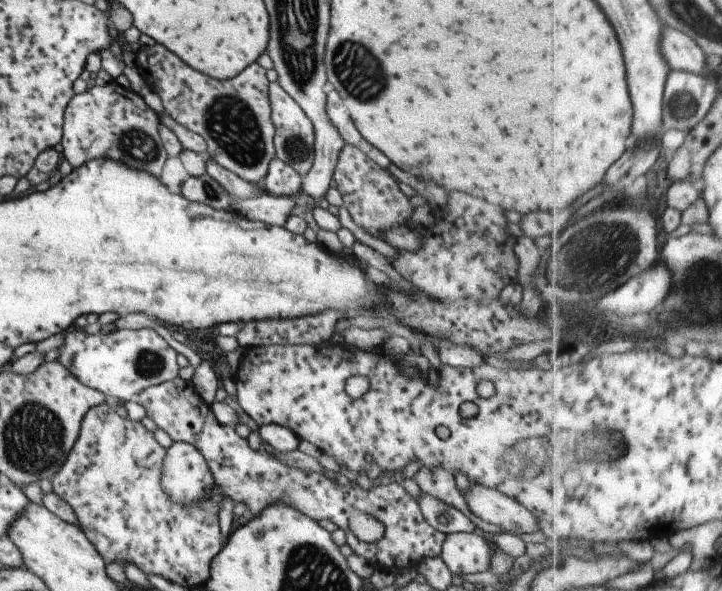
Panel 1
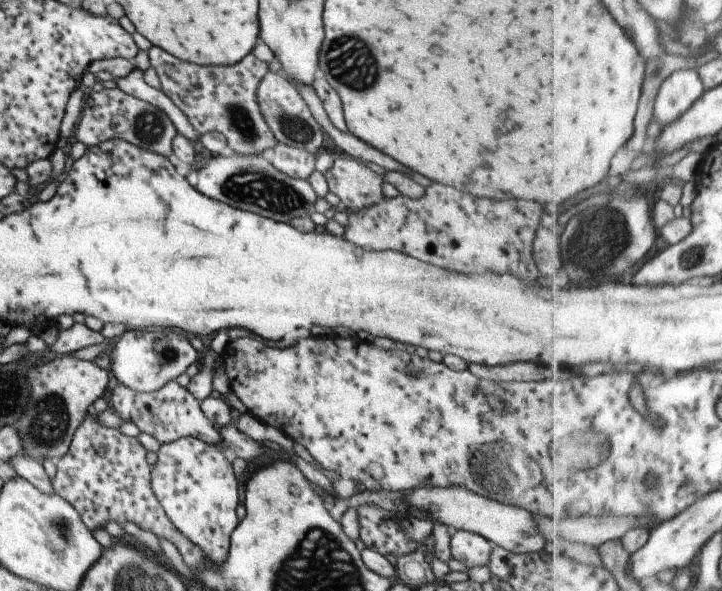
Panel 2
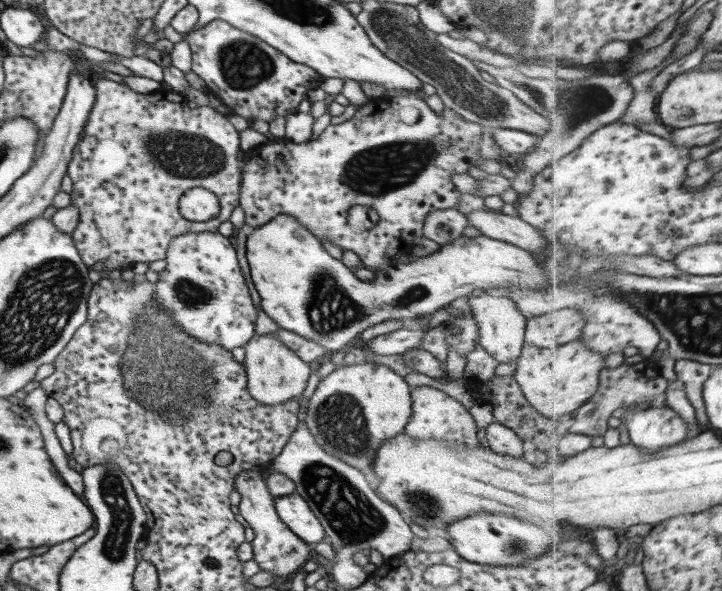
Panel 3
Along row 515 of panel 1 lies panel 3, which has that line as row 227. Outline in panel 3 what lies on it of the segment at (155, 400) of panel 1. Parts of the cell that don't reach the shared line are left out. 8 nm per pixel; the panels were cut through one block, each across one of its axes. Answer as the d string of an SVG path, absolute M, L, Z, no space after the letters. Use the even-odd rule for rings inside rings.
M401 90L399 93L391 94L382 99L364 100L362 103L359 103L357 112L353 114L352 118L336 125L329 123L323 131L317 135L317 138L309 139L299 144L284 139L273 139L247 153L245 165L242 165L243 173L240 178L241 187L239 187L238 206L243 210L244 223L247 227L257 228L257 226L269 222L269 220L276 217L277 214L291 216L291 218L295 218L301 226L305 226L319 242L330 242L342 249L342 251L352 251L357 255L362 266L377 271L381 269L381 267L390 264L392 256L399 252L403 244L412 243L413 239L423 234L423 218L425 218L427 212L439 209L443 210L444 208L455 208L460 193L456 190L455 186L453 186L453 175L467 173L467 169L471 166L476 166L476 162L480 158L490 158L501 164L514 164L514 161L510 157L501 153L501 150L495 145L495 142L491 140L491 135L493 135L493 130L488 128L483 129L477 122L469 122L469 120L459 117L456 113L453 113L447 108L443 109L441 116L435 116L426 106L421 93ZM357 204L359 204L359 206L367 206L367 208L371 208L371 210L377 212L377 218L379 219L377 219L373 227L363 231L357 231L352 230L349 224L345 224L347 209Z

